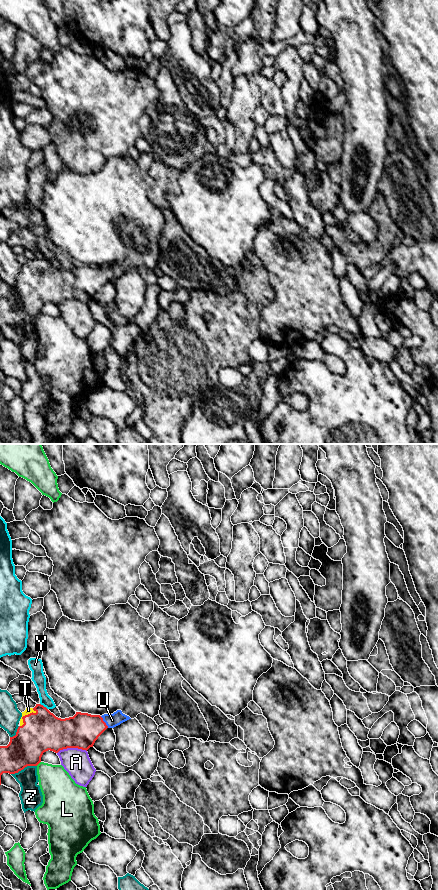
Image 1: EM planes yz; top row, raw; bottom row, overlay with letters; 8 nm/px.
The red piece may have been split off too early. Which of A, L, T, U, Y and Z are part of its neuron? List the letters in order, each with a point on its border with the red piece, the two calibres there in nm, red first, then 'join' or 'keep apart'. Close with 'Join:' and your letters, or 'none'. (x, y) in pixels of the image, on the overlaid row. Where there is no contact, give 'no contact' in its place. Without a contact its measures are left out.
A: meets red in yz at (71, 747); 300 nm thick on the red side, 220 nm on the other; keep apart
L: meets red in yz at (38, 763); 300 nm thick on the red side, 260 nm on the other; keep apart
T: meets red in yz at (25, 715); 320 nm thick on the red side, 50 nm on the other; join
U: meets red in yz at (104, 722); 280 nm thick on the red side, 110 nm on the other; join
Y: meets red in yz at (43, 706); 320 nm thick on the red side, 110 nm on the other; keep apart
Z: meets red in yz at (23, 768); 280 nm thick on the red side, 180 nm on the other; keep apart
Join: T, U

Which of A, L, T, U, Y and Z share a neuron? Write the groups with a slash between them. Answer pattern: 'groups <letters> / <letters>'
groups A / L / T U / Y / Z

